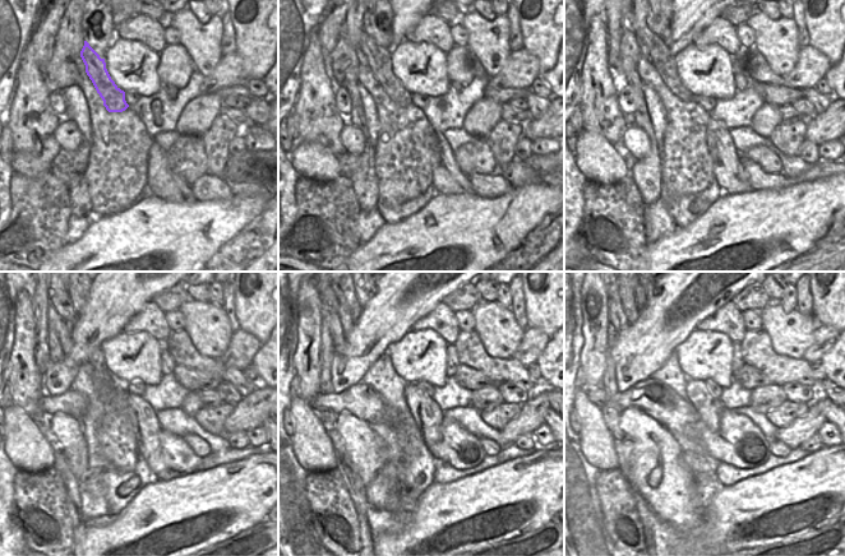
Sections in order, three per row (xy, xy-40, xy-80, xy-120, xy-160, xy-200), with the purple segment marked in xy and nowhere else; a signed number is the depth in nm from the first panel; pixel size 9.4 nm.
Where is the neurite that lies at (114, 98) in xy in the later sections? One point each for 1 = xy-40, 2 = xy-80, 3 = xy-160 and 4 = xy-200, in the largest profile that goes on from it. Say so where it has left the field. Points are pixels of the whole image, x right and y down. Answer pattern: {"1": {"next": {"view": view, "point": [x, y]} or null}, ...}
{"1": {"next": {"view": "xy-40", "point": [378, 60]}}, "2": {"next": {"view": "xy-80", "point": [652, 46]}}, "3": {"next": {"view": "xy-160", "point": [352, 304]}}, "4": {"next": {"view": "xy-200", "point": [640, 297]}}}

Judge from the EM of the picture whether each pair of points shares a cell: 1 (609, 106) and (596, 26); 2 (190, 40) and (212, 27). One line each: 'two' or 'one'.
1: one
2: one

